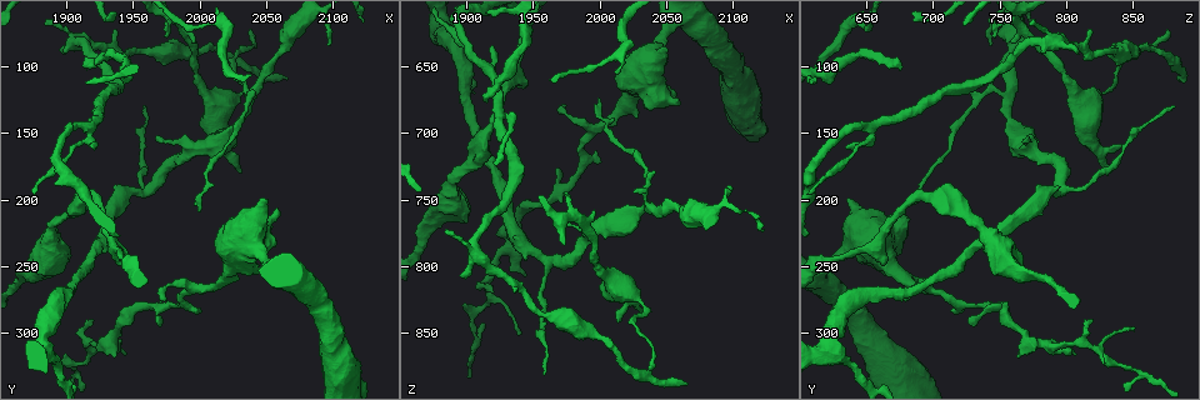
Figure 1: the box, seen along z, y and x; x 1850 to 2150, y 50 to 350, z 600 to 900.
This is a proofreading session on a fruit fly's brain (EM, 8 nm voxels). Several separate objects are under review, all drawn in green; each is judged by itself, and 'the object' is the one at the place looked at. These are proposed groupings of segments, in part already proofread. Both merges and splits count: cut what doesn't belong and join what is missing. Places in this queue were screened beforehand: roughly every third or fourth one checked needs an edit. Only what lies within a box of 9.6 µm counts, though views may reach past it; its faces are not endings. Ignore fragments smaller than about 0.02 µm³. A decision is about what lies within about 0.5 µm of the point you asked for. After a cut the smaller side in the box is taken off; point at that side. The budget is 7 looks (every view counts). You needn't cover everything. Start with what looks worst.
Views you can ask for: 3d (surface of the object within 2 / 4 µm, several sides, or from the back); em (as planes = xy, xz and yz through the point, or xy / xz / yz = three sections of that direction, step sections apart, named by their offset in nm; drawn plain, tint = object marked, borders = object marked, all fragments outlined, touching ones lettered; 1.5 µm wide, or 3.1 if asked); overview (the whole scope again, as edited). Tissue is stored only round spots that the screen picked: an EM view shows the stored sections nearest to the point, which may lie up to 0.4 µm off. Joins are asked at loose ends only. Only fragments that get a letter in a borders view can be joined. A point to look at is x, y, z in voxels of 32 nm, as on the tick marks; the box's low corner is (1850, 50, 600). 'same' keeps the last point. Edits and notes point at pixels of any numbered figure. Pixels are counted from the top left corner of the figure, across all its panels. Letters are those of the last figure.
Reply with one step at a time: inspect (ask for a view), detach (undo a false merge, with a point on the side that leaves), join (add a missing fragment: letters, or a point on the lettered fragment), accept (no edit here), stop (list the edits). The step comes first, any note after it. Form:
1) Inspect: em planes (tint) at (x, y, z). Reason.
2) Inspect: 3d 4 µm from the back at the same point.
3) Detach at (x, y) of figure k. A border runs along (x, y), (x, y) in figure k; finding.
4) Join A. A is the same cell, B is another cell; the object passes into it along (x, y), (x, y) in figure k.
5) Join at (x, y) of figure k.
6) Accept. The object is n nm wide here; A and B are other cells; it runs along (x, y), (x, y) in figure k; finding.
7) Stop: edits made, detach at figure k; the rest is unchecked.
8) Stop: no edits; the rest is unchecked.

Inspect: em planes (plain) at (1914, 100, 676). Branch stops here.

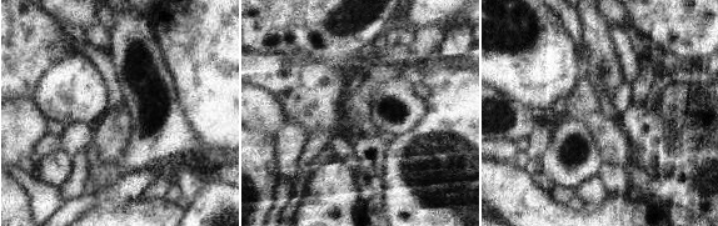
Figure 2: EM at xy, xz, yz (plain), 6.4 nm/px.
Inspect: em planes (borders) at the same point. What lies round it.

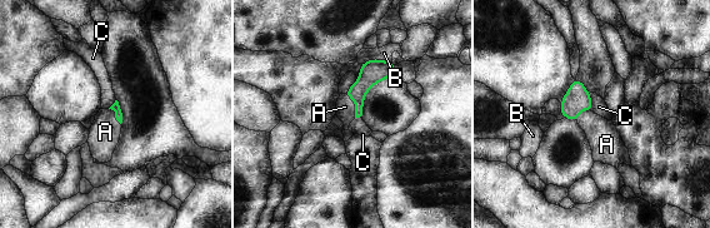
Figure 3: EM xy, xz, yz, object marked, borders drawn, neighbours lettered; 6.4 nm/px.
Join A. A is the same cell, B and C are other cells; the object passes into it along (374, 70), (355, 104), (345, 107) in figure 3; the cell continues.

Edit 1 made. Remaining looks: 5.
Inspect: em xz step 4 (tint) at (1942, 250, 664). Branch stops here.

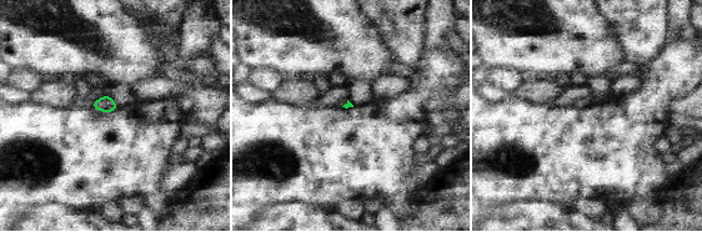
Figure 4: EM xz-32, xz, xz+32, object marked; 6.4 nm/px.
Inspect: em planes (borders) at the same point. Another direction.

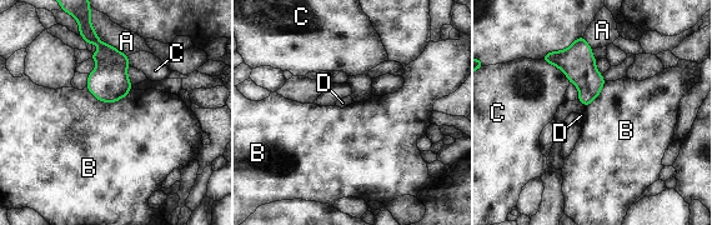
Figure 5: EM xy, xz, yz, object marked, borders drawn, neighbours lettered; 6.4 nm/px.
Accept. A, B, C and D are other cells; a border runs along (86, 85), (108, 103), (131, 88) in figure 5; none of them fits.

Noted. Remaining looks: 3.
Stop: edits made, join at figure 3; the rest is unchecked.

